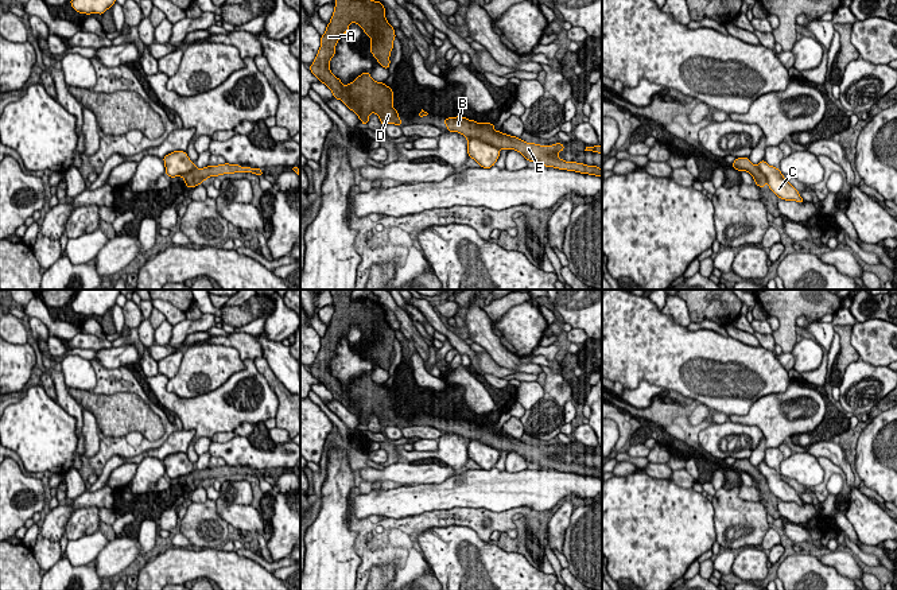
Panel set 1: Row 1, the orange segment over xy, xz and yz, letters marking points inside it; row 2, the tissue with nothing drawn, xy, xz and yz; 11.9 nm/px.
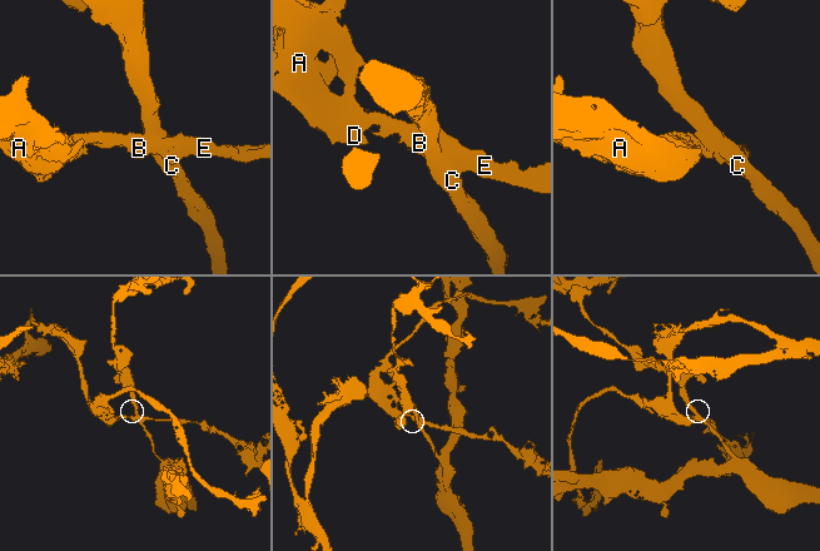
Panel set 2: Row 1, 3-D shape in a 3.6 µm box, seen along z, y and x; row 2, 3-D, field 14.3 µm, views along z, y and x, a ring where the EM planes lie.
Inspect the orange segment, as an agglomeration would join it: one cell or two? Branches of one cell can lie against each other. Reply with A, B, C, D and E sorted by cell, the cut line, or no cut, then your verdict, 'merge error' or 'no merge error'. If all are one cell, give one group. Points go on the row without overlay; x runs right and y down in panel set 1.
A B D E / C | xz (468, 439), (478, 439), (499, 451) | merge error

